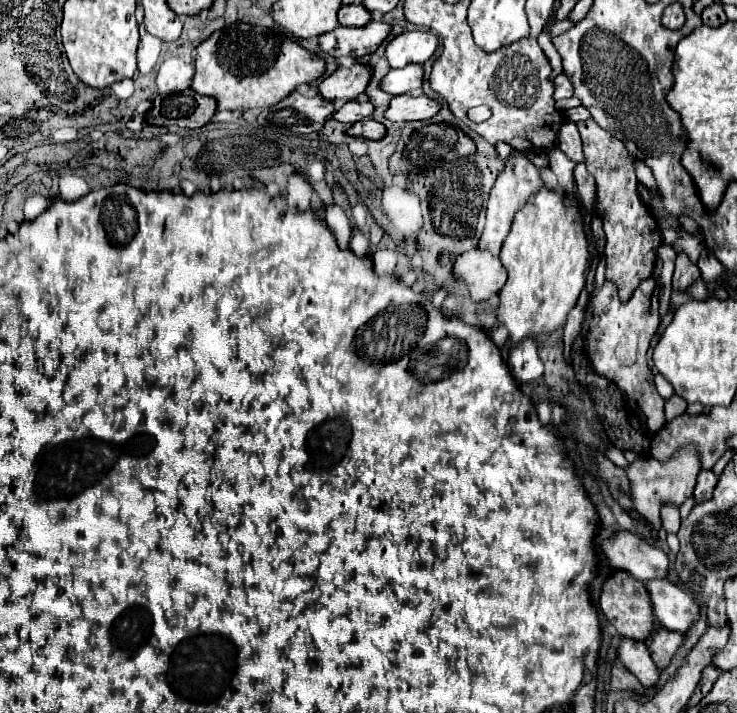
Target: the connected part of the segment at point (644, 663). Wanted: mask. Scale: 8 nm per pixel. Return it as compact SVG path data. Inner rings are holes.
M622 638L618 654L620 654L622 664L642 682L644 688L654 688L656 686L656 682L660 678L660 672L658 672L656 664L652 662L648 646L644 642Z

